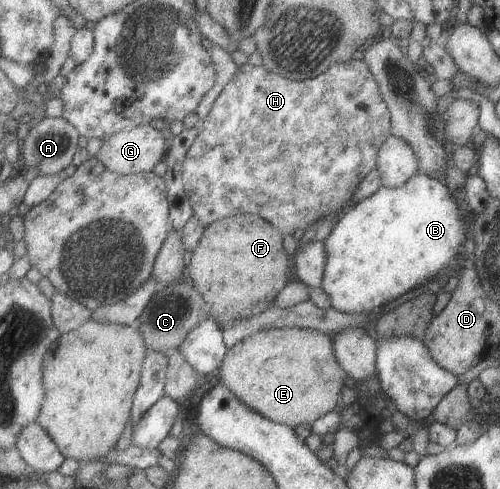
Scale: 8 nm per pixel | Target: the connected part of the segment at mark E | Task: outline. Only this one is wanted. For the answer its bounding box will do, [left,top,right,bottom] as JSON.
[220,328,347,427]

